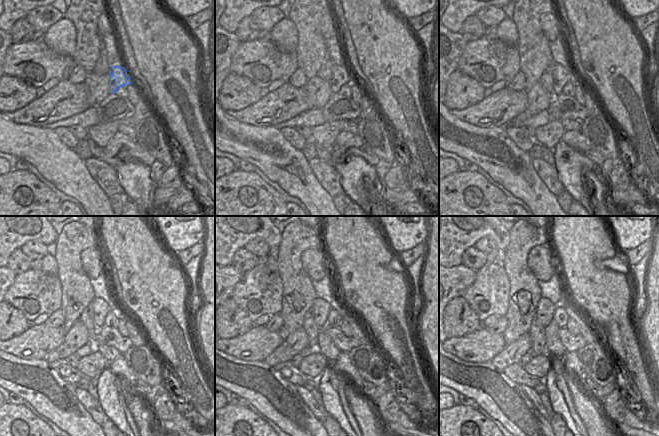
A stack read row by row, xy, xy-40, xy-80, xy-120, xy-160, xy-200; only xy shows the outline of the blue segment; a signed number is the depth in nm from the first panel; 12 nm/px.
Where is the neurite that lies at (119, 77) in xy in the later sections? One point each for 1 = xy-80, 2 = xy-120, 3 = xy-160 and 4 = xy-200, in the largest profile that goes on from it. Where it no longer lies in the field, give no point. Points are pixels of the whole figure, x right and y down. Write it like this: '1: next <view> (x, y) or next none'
1: next xy-80 (561, 75)
2: next xy-120 (100, 307)
3: next xy-160 (321, 308)
4: next xy-200 (545, 308)

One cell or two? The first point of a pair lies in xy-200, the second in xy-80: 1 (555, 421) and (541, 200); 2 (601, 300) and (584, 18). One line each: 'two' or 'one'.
1: two
2: one

